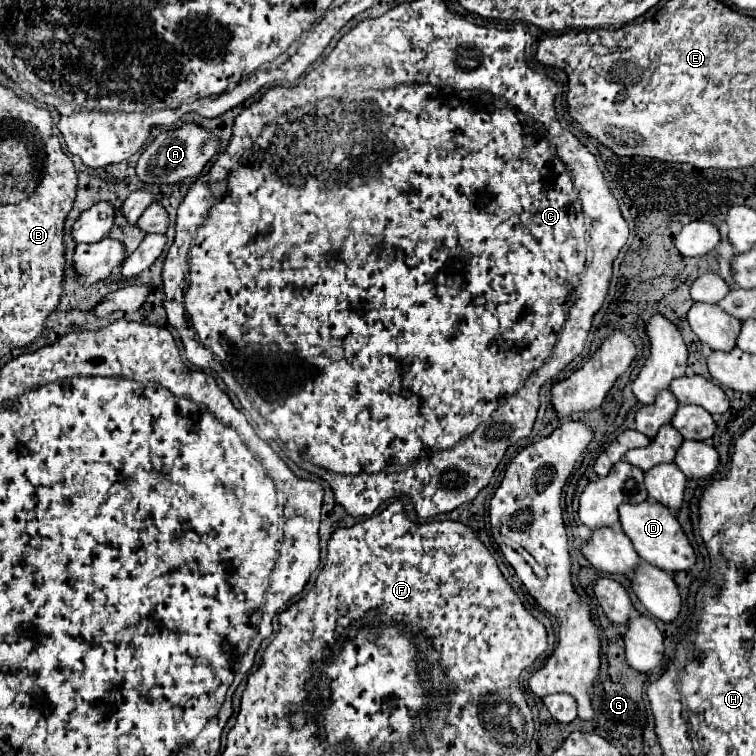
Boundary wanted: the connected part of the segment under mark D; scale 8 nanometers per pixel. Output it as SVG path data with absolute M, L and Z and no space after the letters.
M645 500L641 504L621 504L619 520L621 520L623 532L629 536L637 554L645 562L649 562L661 570L667 570L667 572L689 570L695 564L695 552L693 552L687 536L683 534L681 524L677 522L677 518L673 516L673 512L669 508L663 508L663 504L655 504L649 500Z

